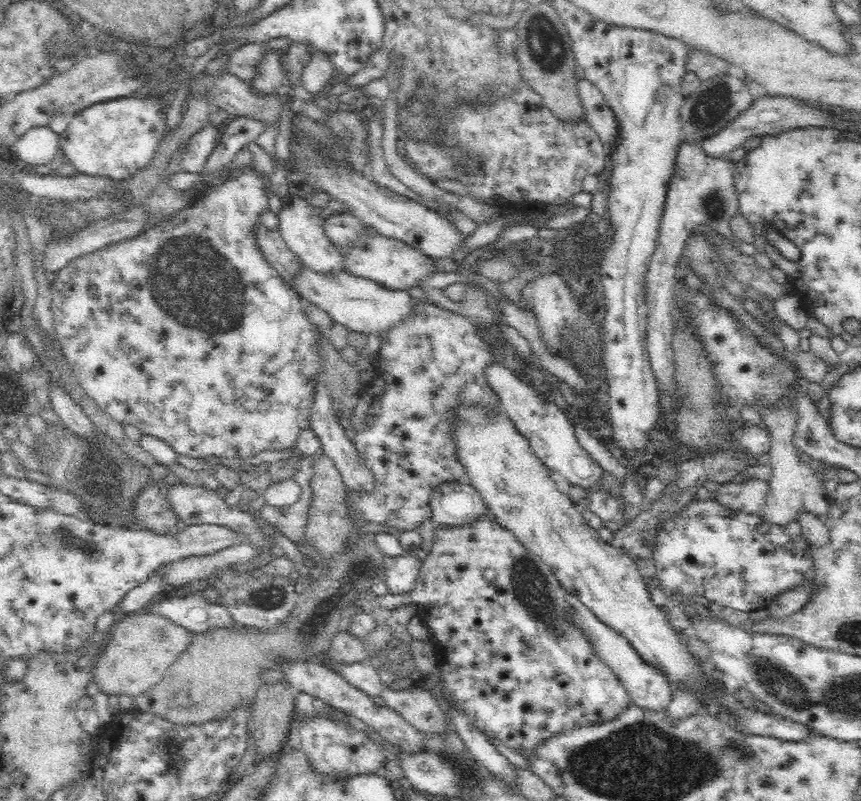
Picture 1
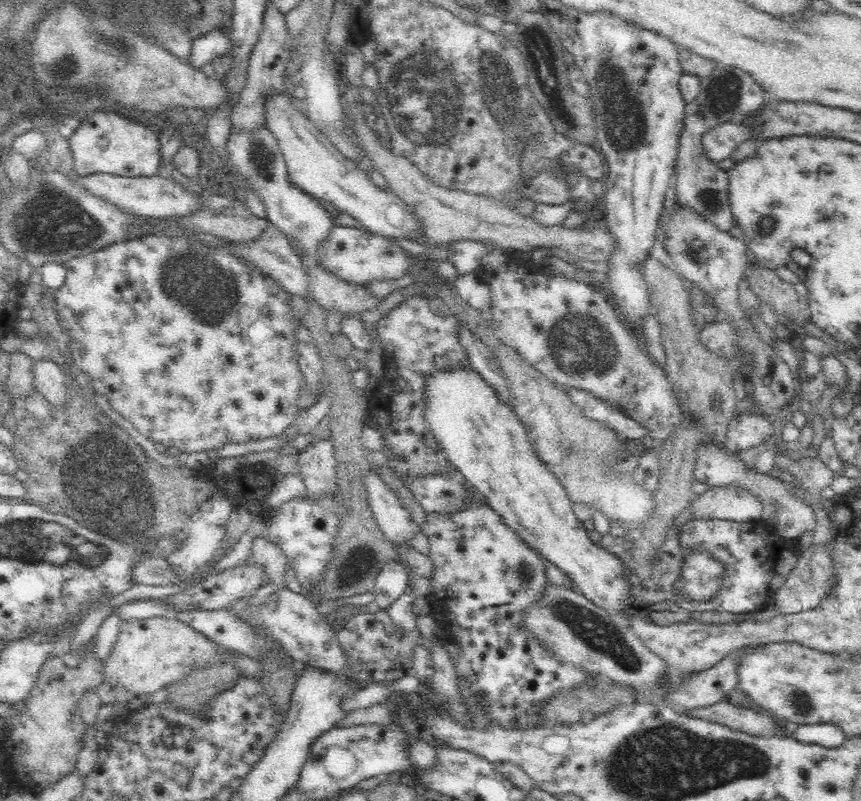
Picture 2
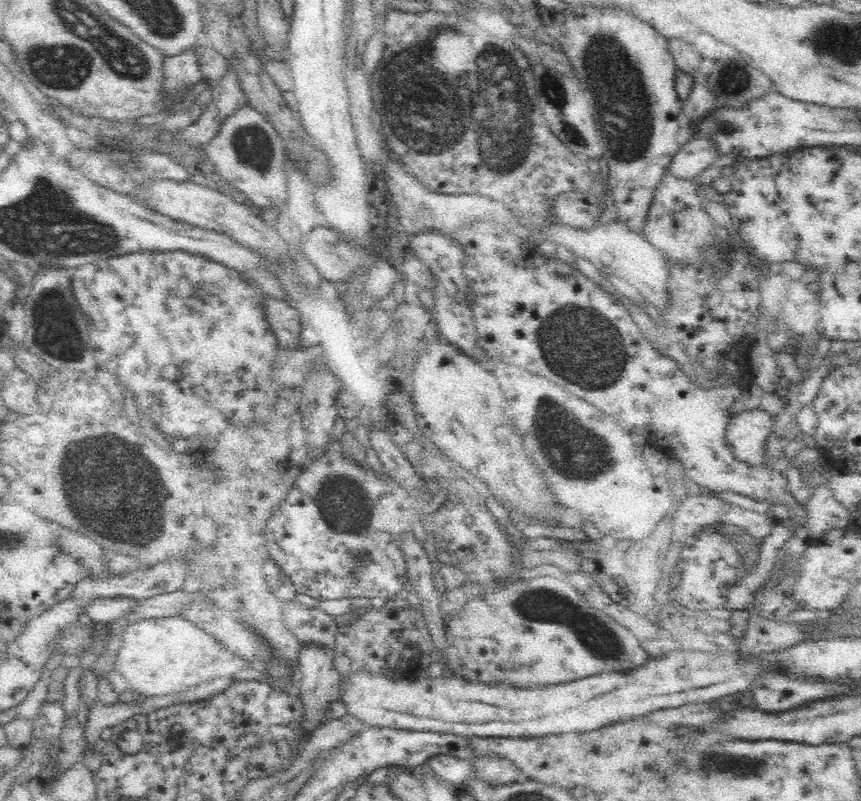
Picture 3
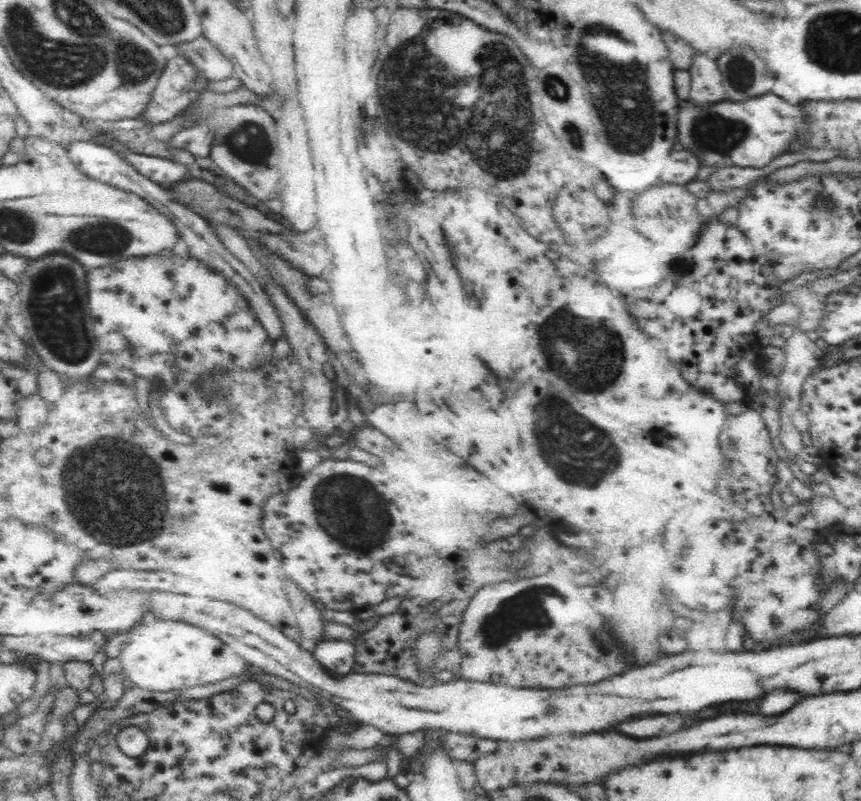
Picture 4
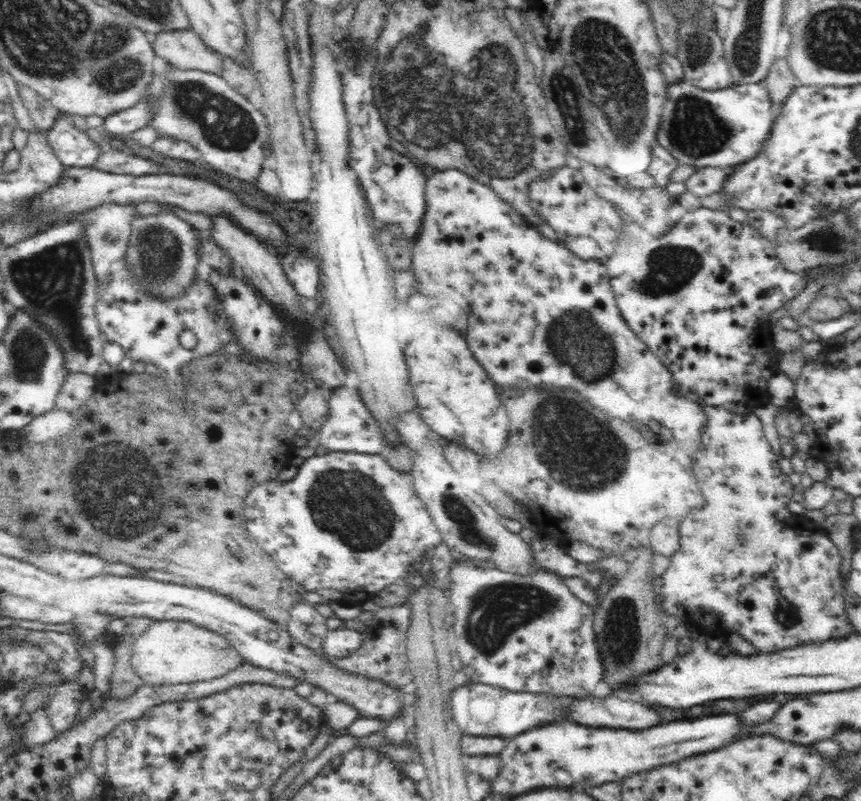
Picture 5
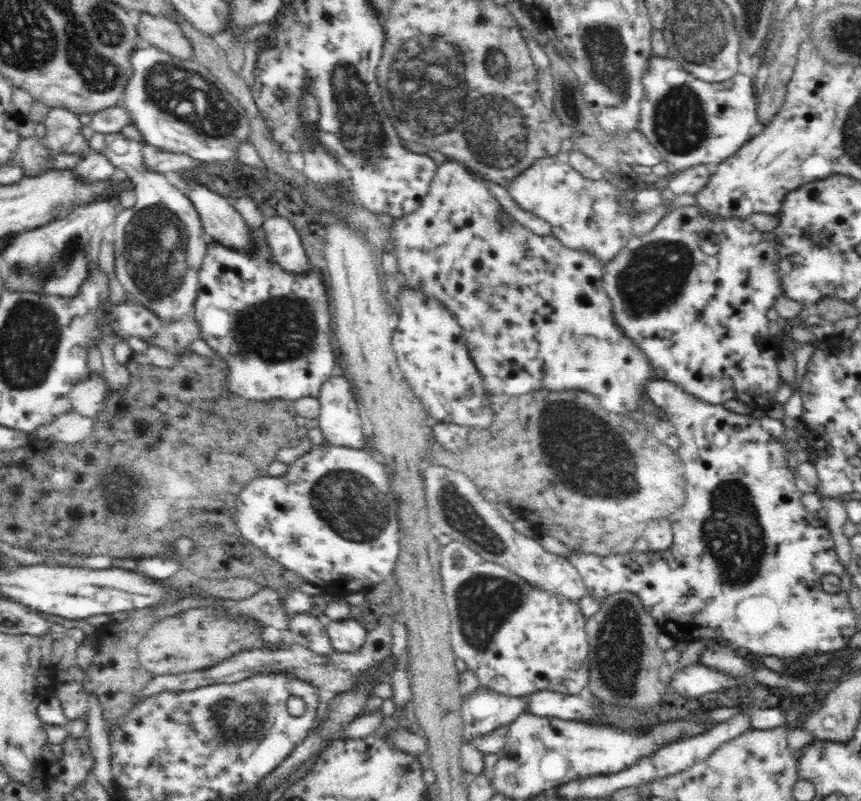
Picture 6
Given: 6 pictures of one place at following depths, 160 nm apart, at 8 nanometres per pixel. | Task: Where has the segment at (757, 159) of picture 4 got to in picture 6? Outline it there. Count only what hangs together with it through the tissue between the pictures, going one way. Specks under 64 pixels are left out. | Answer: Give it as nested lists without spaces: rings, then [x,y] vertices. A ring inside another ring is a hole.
[[[652,56],[648,58],[647,72],[643,75],[643,89],[644,89],[644,100],[640,102],[640,118],[638,120],[638,129],[647,138],[647,140],[658,150],[658,153],[662,156],[662,160],[668,163],[668,168],[672,171],[675,170],[676,173],[689,169],[690,167],[695,167],[696,165],[706,165],[715,164],[718,165],[722,161],[730,158],[741,150],[742,146],[745,146],[752,138],[750,138],[750,130],[752,126],[759,122],[758,120],[758,101],[757,94],[755,93],[754,80],[751,80],[748,76],[744,74],[737,73],[732,79],[720,82],[720,83],[708,83],[703,82],[701,79],[696,79],[694,75],[686,72],[682,69],[682,65],[670,57],[662,58]]]

